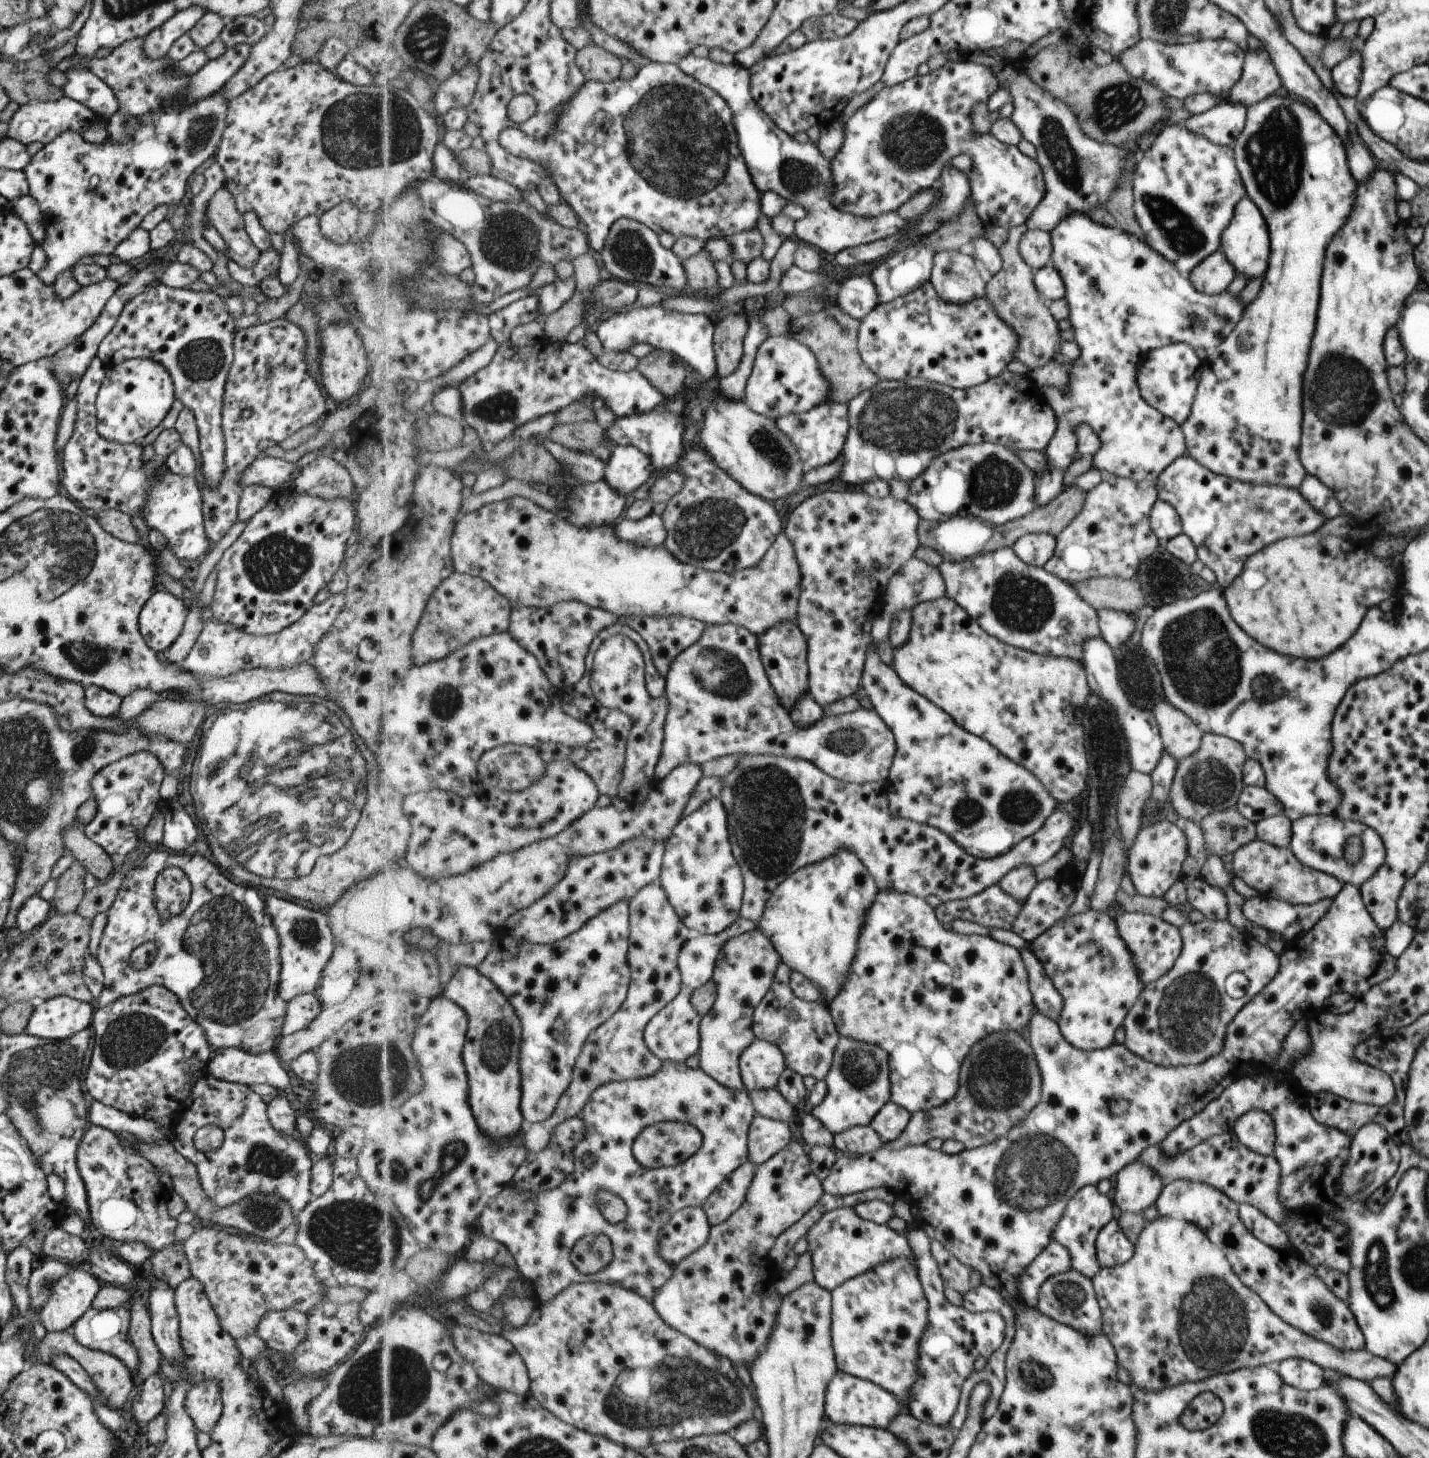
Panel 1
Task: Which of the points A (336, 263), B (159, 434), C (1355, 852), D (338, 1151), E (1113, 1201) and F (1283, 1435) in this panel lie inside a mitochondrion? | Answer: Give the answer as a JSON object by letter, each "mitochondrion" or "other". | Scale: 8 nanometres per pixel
{"A":"other","B":"other","C":"mitochondrion","D":"other","E":"other","F":"mitochondrion"}

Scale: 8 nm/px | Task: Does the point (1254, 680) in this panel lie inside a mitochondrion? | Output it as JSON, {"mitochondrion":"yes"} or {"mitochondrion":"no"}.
{"mitochondrion":"yes"}

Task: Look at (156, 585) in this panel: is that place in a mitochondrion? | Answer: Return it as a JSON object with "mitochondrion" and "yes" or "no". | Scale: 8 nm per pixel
{"mitochondrion":"no"}

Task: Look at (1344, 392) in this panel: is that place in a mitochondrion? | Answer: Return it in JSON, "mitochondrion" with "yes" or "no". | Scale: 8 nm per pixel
{"mitochondrion":"yes"}

